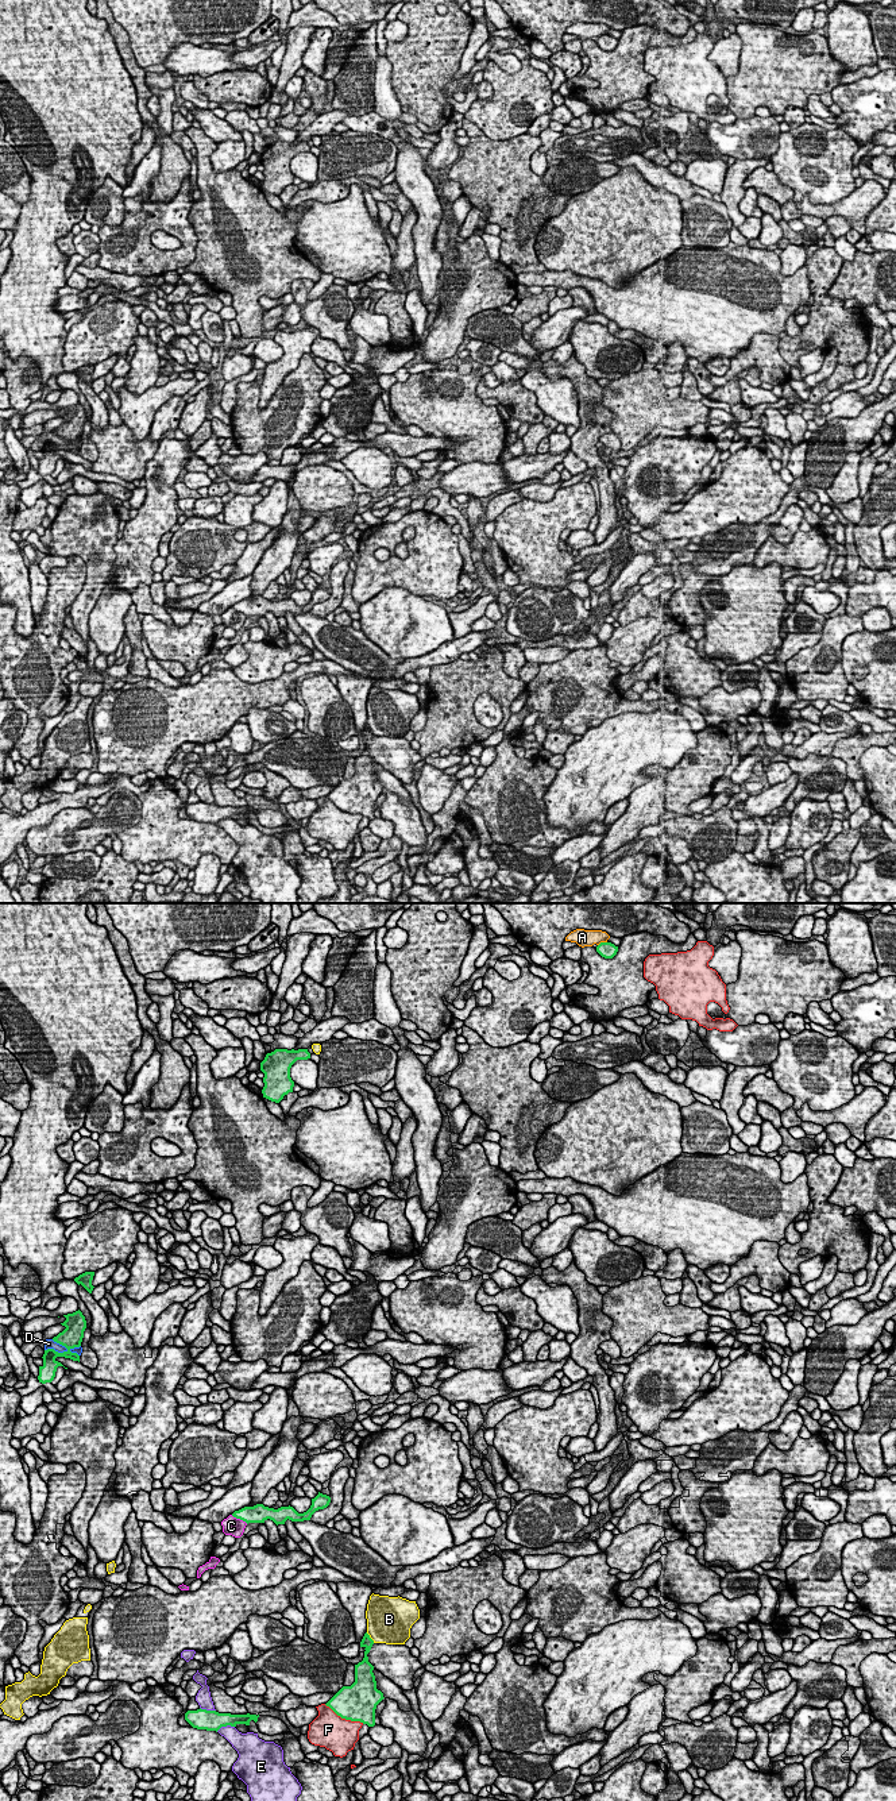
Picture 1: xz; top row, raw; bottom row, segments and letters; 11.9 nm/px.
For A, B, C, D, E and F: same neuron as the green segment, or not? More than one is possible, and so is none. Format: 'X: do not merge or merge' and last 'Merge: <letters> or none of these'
A: do not merge
B: do not merge
C: do not merge
D: do not merge
E: do not merge
F: do not merge
Merge: none of these

